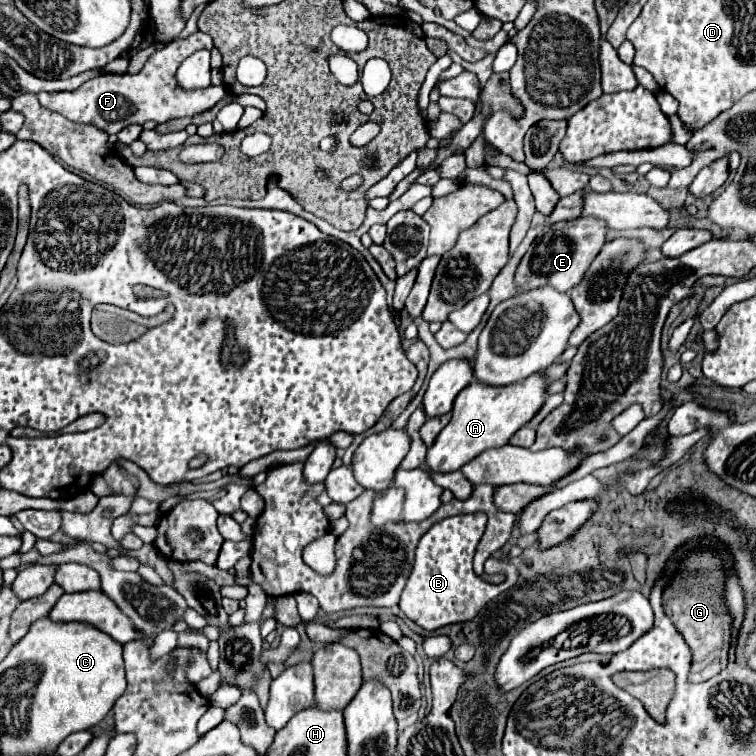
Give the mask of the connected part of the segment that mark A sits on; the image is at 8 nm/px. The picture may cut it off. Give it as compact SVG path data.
M535 372L523 382L509 386L489 386L483 382L471 382L459 392L451 410L451 422L439 432L435 444L427 452L427 468L431 472L455 472L469 460L479 456L489 448L499 448L509 442L509 438L531 422L531 418L541 410L547 394L547 378L543 372Z

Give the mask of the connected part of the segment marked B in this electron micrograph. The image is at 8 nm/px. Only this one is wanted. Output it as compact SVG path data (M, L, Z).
M483 512L451 516L433 524L421 536L415 550L415 564L403 588L399 608L409 620L413 620L423 630L433 632L447 624L469 622L479 614L479 610L487 602L491 602L501 592L517 584L519 578L517 568L509 560L501 560L501 558L489 558L484 564L484 571L487 575L503 572L507 576L503 584L497 586L487 584L485 580L479 580L479 576L475 576L471 562L473 562L475 548L485 532L485 524L487 524L487 516L483 516Z

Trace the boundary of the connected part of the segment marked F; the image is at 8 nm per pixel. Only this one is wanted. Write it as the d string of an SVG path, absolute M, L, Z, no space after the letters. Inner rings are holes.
M195 32L183 40L173 40L165 44L165 48L151 54L145 68L139 74L101 74L89 82L85 82L81 88L73 92L41 92L37 98L41 106L49 108L51 112L57 112L71 122L79 124L91 124L107 134L117 134L125 126L139 124L143 126L147 121L157 124L165 123L172 119L193 117L211 106L215 106L227 90L223 86L209 86L201 90L183 90L179 88L179 82L175 78L177 68L181 62L191 56L197 50L211 50L213 40L211 36L203 32Z

